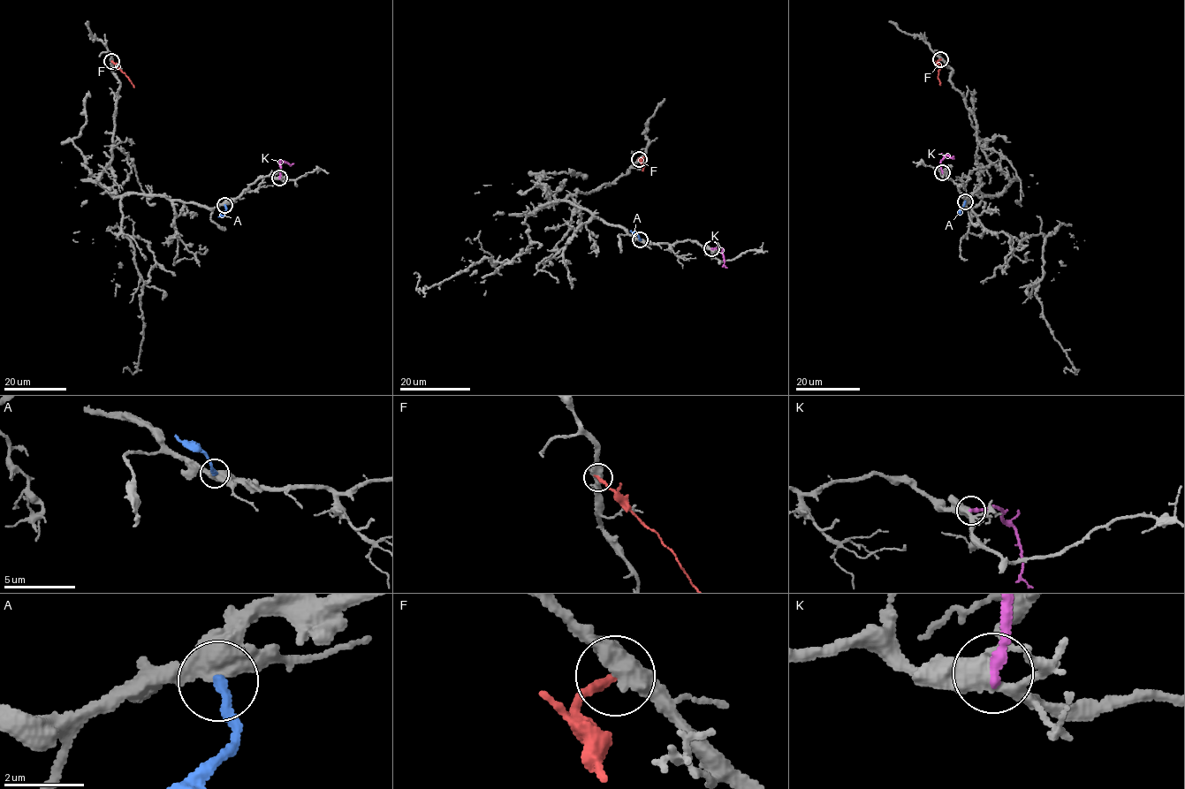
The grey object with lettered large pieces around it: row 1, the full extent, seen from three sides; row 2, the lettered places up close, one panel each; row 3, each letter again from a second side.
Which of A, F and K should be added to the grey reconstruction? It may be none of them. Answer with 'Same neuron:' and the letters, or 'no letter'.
Same neuron: A

